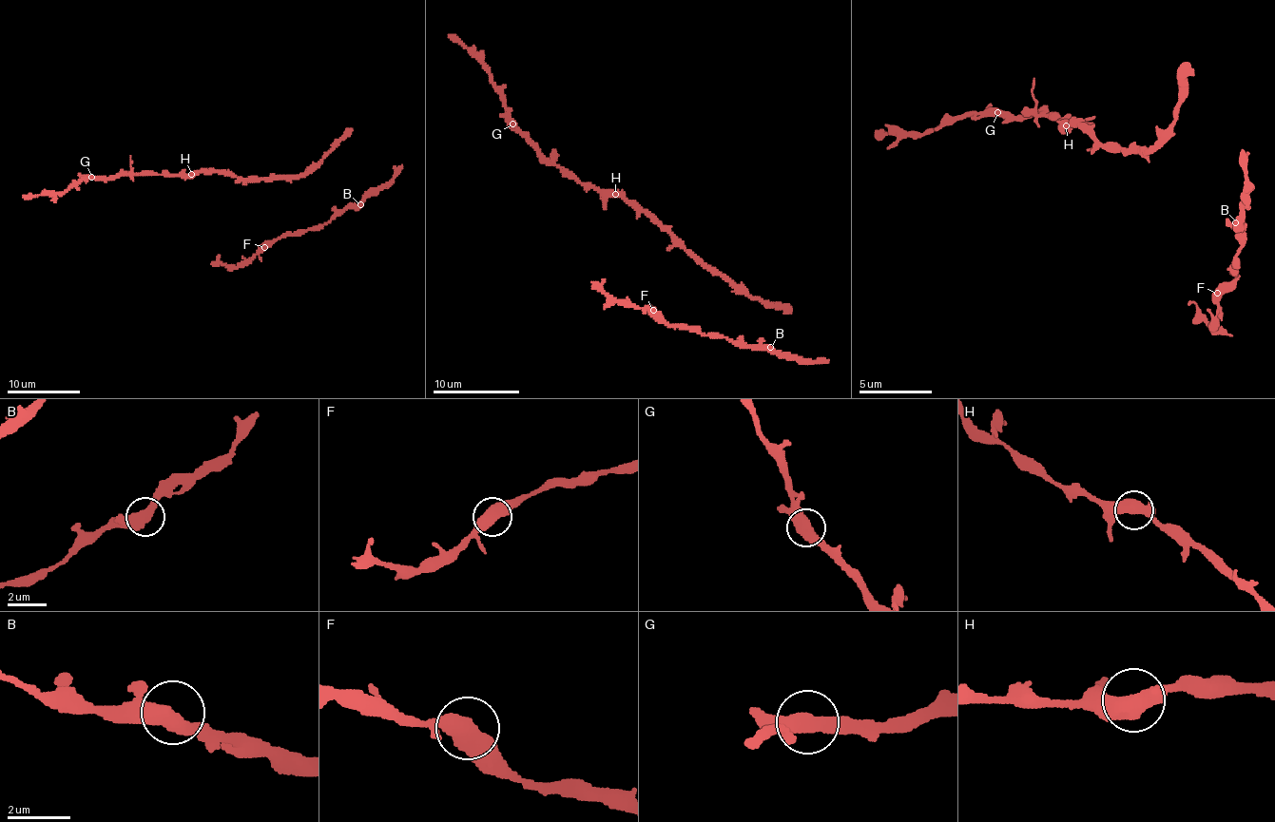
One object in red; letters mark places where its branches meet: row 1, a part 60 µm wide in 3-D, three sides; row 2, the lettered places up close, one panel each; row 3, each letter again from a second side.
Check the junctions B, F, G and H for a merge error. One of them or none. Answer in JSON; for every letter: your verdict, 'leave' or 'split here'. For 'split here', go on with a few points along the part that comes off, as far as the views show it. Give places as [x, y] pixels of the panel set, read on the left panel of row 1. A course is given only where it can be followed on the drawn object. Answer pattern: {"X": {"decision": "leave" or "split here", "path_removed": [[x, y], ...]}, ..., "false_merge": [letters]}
{"B": {"decision": "leave"}, "F": {"decision": "leave"}, "G": {"decision": "leave"}, "H": {"decision": "leave"}, "false_merge": []}

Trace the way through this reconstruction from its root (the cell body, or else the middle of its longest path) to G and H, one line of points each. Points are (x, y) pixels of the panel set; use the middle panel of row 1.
G: (681, 245), (649, 217), (637, 212), (619, 197), (600, 194), (569, 179), (512, 124)
H: (681, 245), (649, 217), (637, 212), (615, 194)

